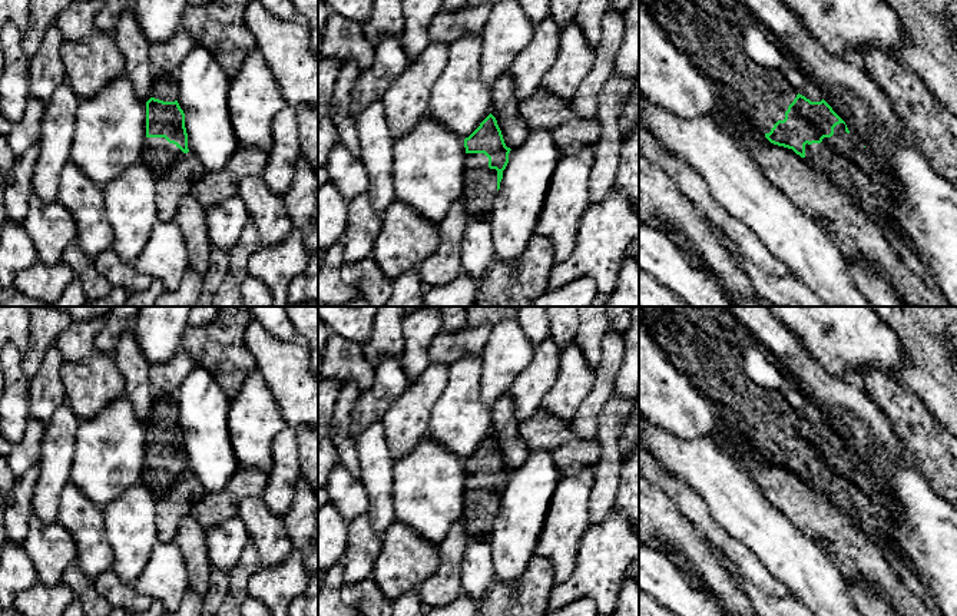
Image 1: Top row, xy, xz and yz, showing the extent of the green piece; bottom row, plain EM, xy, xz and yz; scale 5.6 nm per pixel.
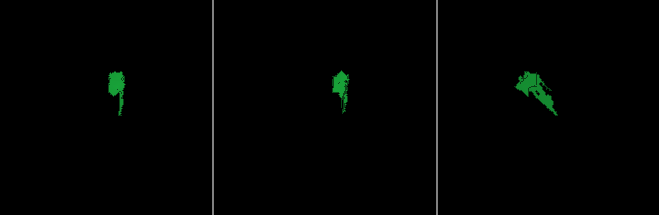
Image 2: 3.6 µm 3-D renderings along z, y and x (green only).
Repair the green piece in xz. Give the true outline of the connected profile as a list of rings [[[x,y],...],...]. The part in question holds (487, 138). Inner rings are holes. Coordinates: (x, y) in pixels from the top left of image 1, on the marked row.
[[[491,113],[464,139],[464,148],[463,201],[466,209],[470,218],[490,221],[493,201],[500,189],[511,149],[506,146],[497,120]]]

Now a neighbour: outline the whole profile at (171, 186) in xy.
[[[191,152],[183,153],[168,172],[160,175],[155,189],[158,219],[163,222],[172,221],[181,199],[191,192],[193,183],[203,175],[202,163]]]

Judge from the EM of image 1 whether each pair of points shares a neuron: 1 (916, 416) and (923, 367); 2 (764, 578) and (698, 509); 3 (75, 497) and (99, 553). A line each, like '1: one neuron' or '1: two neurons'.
1: two neurons
2: one neuron
3: one neuron

